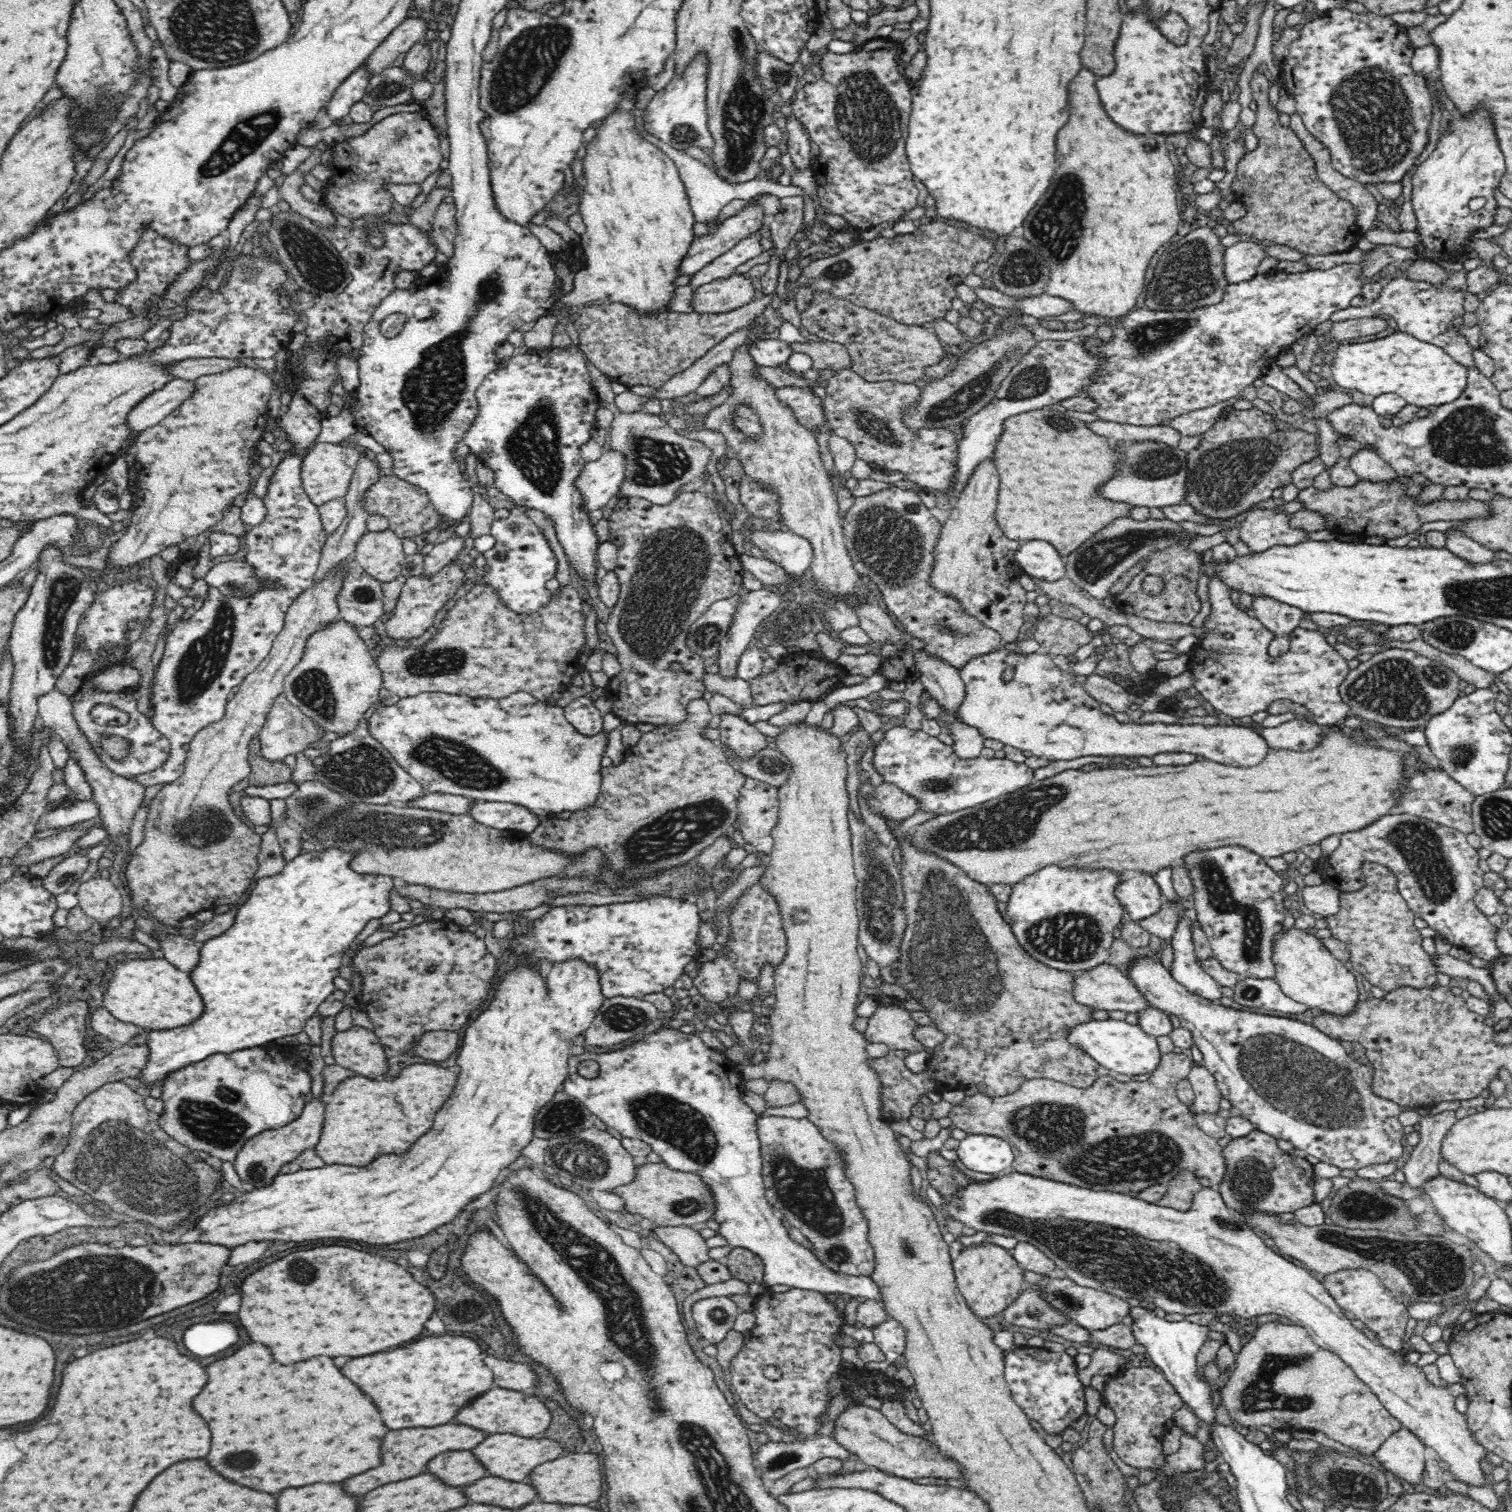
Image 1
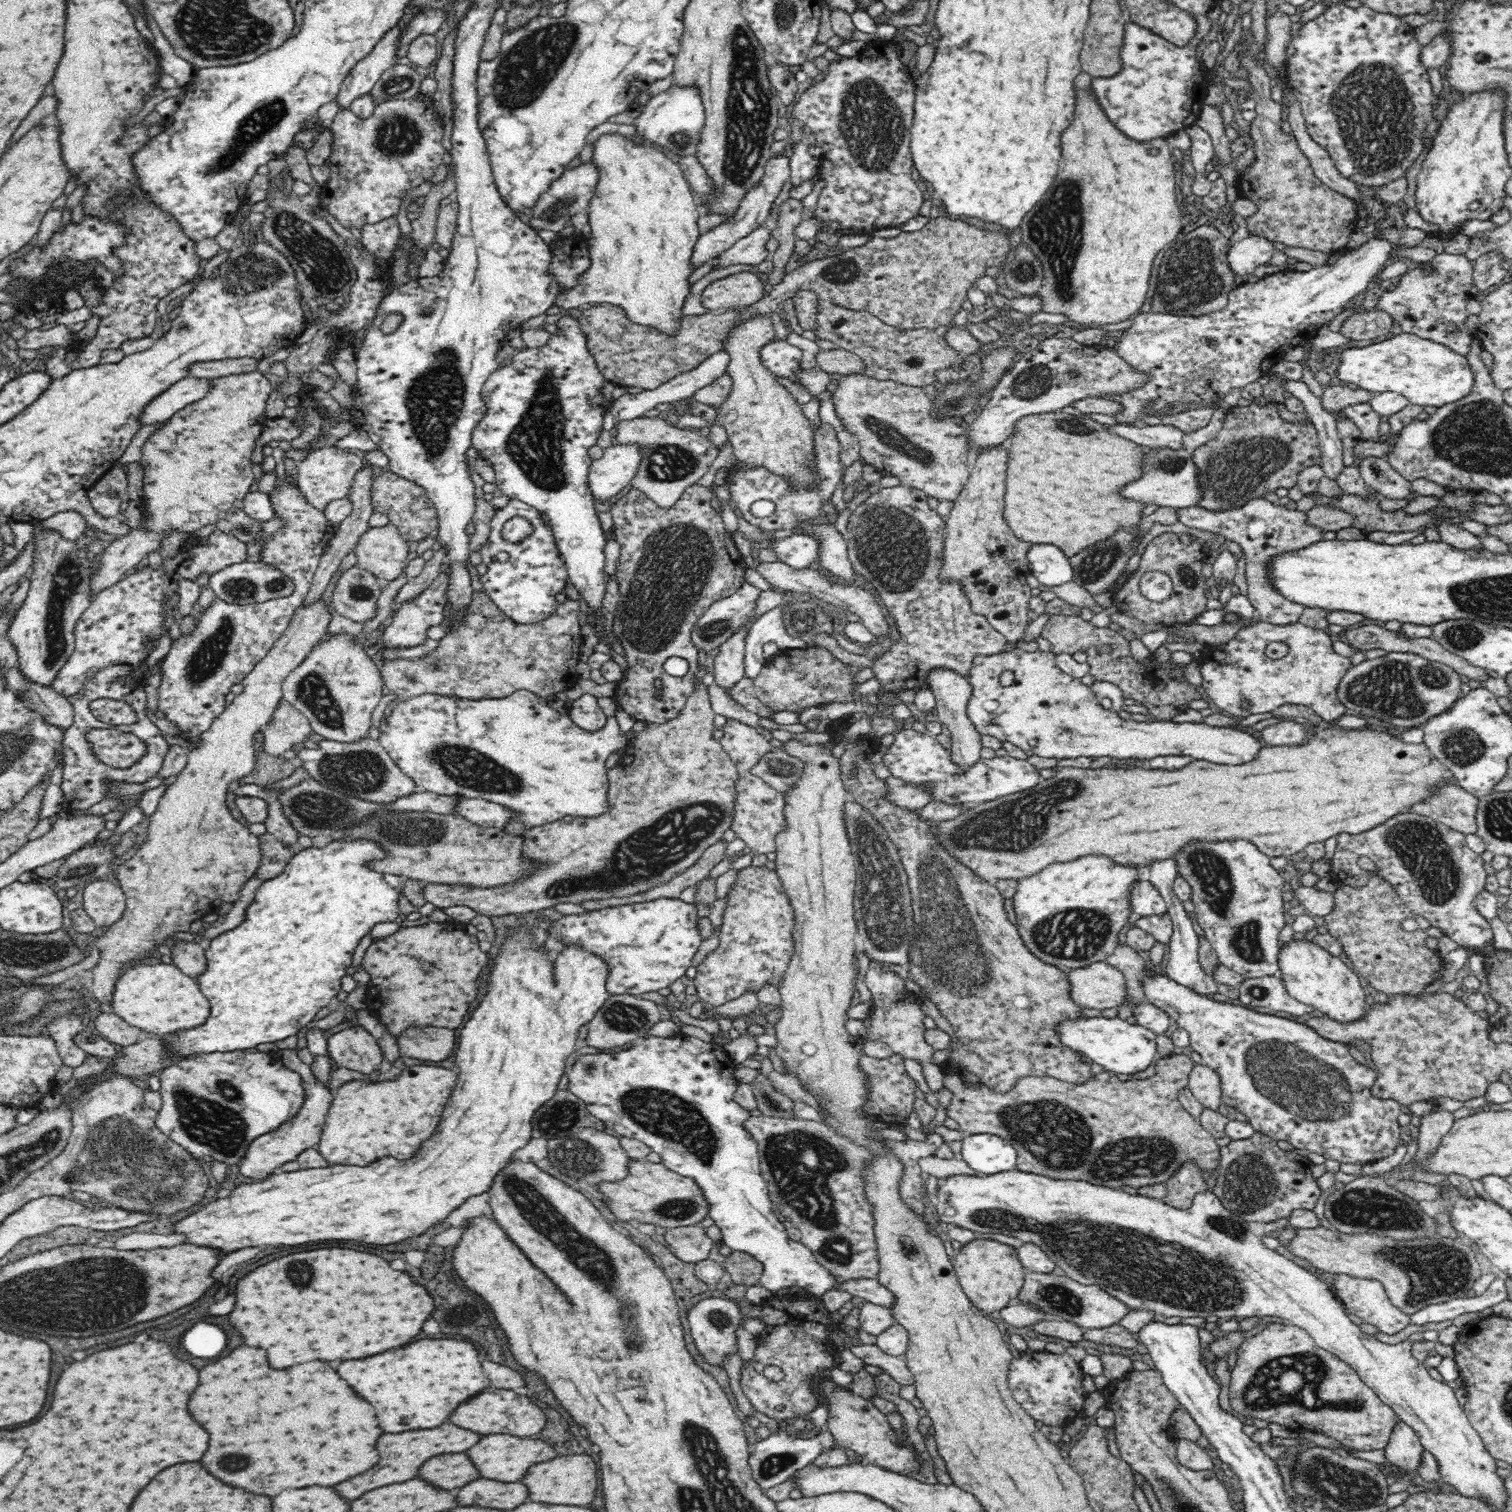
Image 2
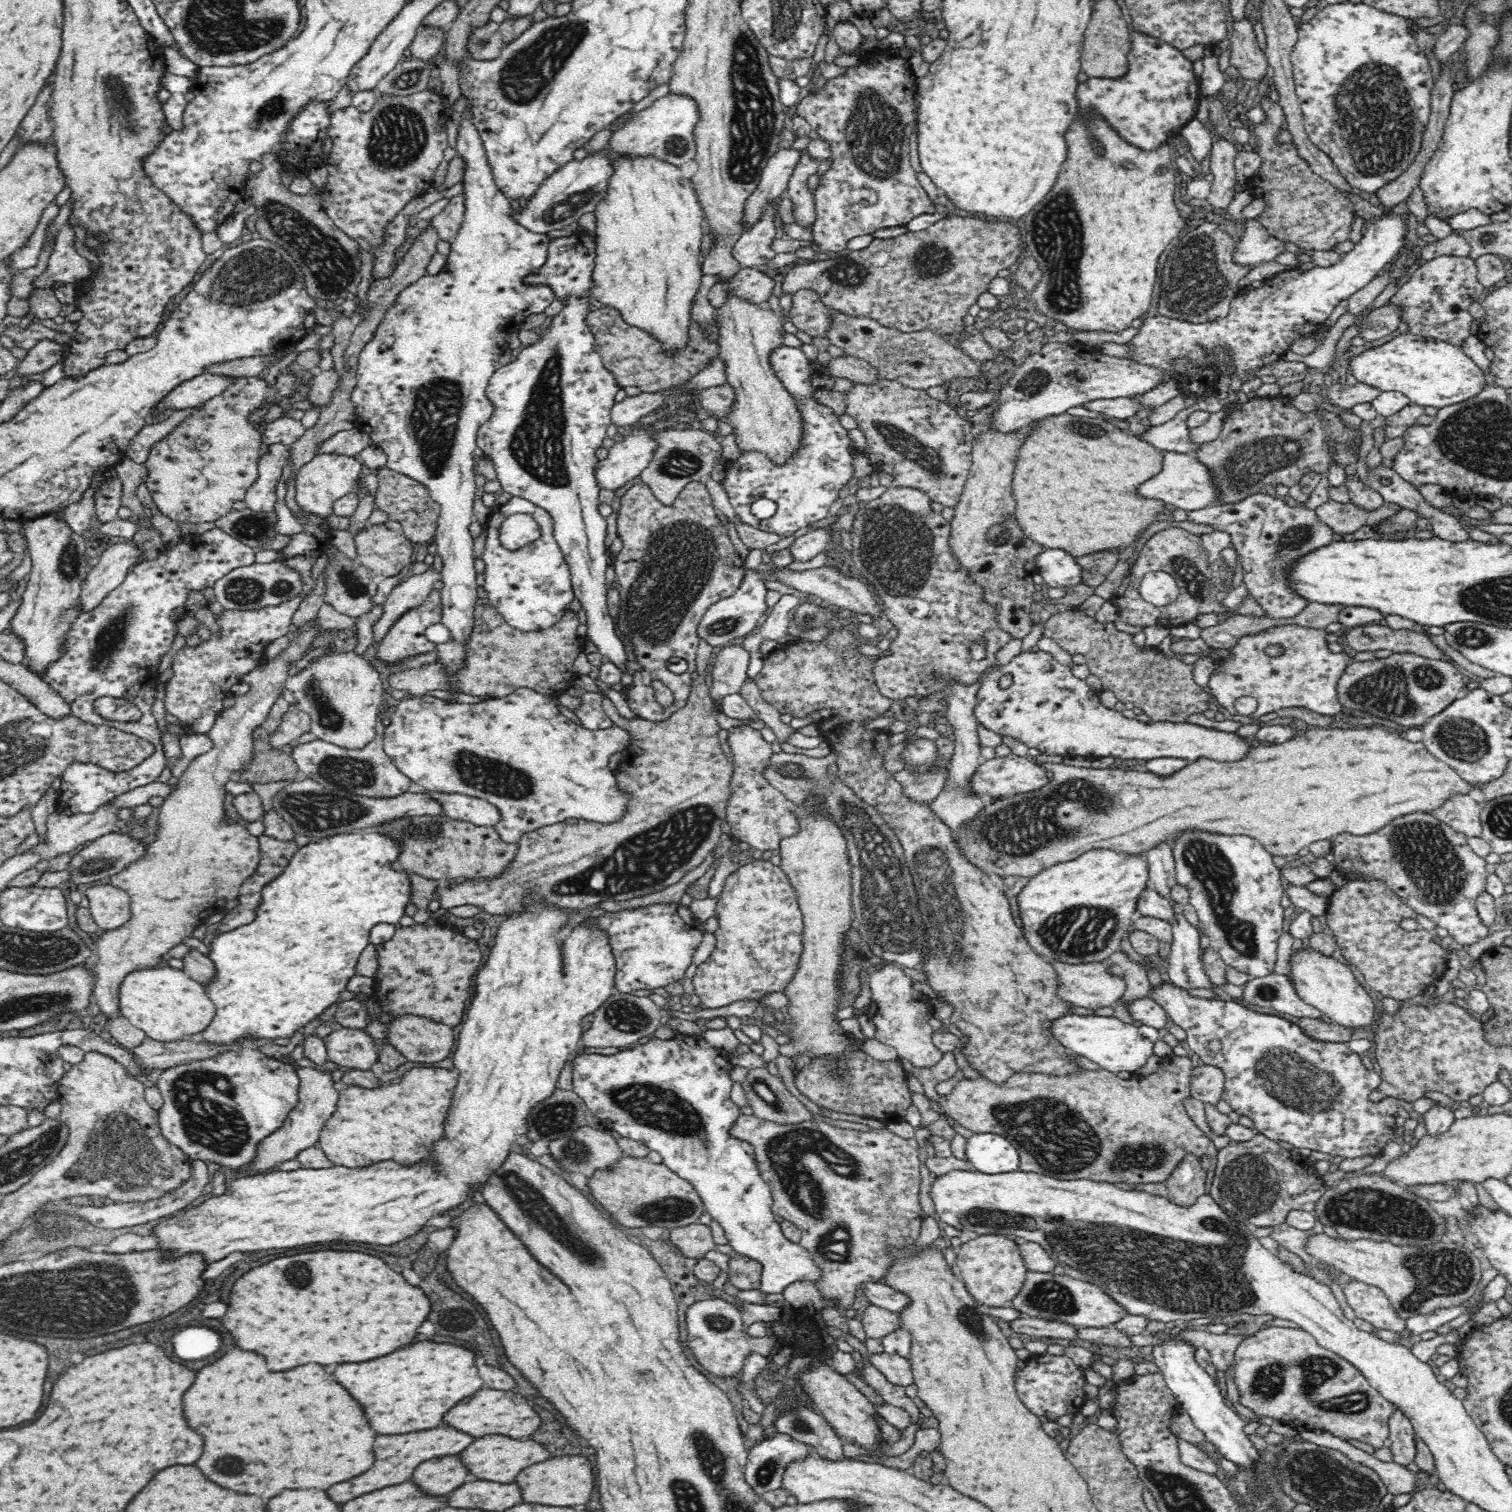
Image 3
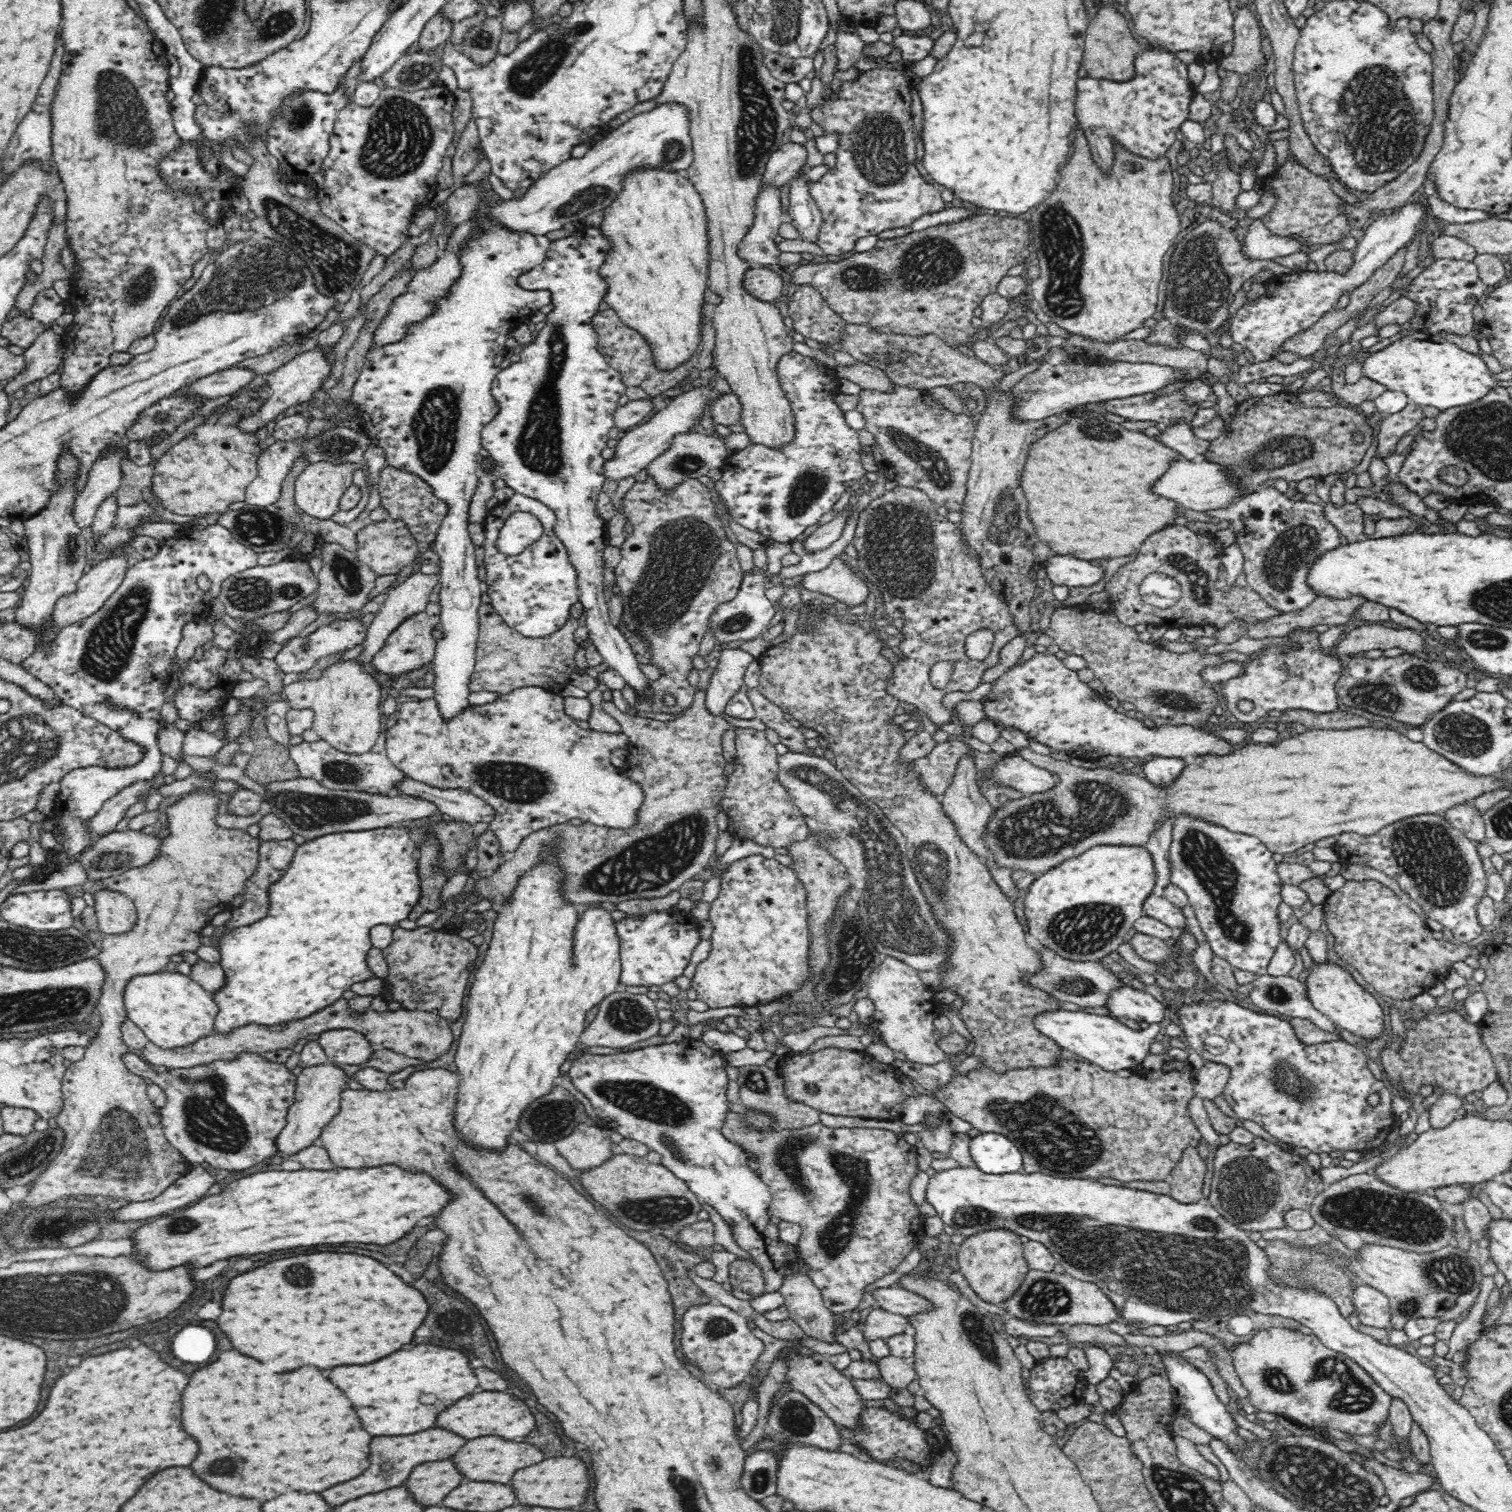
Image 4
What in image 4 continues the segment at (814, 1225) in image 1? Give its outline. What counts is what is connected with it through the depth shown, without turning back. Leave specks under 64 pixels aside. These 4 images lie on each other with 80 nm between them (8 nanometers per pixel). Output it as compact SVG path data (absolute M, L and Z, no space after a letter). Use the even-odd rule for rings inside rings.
M732 1111L726 1115L722 1134L731 1141L742 1146L749 1156L754 1160L754 1166L759 1173L759 1177L767 1184L767 1188L772 1195L772 1202L769 1206L769 1216L780 1218L781 1221L798 1224L801 1227L801 1238L797 1247L808 1265L808 1276L813 1283L820 1289L825 1307L835 1315L841 1316L855 1310L862 1296L864 1288L868 1284L874 1284L878 1278L895 1272L897 1266L909 1255L912 1248L916 1246L916 1238L920 1238L915 1233L923 1222L923 1215L918 1209L918 1205L911 1198L910 1184L912 1178L917 1174L918 1161L916 1160L916 1147L910 1144L902 1135L885 1129L863 1128L863 1127L839 1127L831 1128L821 1122L800 1126L800 1128L757 1128L749 1124L747 1116Z

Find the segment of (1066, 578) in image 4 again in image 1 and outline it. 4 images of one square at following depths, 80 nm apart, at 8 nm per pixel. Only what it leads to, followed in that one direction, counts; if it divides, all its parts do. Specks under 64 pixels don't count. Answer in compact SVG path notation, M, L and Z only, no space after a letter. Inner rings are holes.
M1022 540L1020 546L1014 552L1014 560L1018 566L1023 569L1024 574L1039 578L1040 580L1058 580L1066 574L1066 567L1064 567L1064 558L1058 555L1058 551L1054 549L1054 545L1042 540Z

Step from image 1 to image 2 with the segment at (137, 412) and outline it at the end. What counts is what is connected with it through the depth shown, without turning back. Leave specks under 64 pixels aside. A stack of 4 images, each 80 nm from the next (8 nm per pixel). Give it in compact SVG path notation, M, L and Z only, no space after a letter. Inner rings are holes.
M184 377L170 384L162 394L152 398L138 416L140 426L162 423L184 406L192 404L194 400L200 400L206 396L209 388L209 379Z

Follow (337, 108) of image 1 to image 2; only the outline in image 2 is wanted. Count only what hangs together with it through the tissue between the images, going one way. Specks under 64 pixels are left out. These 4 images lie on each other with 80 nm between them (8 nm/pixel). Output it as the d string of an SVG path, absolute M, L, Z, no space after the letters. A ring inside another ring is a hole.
M392 28L373 48L373 51L363 58L342 82L334 100L338 111L346 110L358 97L368 95L373 84L378 82L380 74L394 65L396 60L396 38L401 28Z

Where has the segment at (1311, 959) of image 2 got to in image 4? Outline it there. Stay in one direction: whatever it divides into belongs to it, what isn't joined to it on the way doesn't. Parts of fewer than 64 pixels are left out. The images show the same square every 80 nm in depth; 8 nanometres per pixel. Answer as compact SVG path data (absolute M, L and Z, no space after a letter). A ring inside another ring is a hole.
M1312 962L1305 976L1306 993L1316 1010L1325 1014L1334 1024L1364 1036L1365 1039L1376 1038L1384 1030L1384 1014L1376 998L1369 994L1354 980L1344 967L1336 963Z

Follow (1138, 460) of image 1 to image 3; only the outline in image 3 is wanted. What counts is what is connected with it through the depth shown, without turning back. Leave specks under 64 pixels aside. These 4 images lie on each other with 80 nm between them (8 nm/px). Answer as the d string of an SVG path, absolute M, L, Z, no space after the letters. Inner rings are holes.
M1159 450L1162 453L1162 470L1140 484L1138 494L1154 500L1162 500L1166 504L1182 510L1200 510L1213 505L1217 500L1216 487L1212 483L1212 473L1206 465L1196 460L1194 453L1180 454L1179 452L1168 452Z

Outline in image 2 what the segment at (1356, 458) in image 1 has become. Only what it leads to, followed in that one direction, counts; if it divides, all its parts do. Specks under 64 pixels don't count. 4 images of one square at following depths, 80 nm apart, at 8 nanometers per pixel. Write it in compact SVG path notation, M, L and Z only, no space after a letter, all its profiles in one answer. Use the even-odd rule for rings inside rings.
M1364 456L1356 467L1364 482L1386 498L1412 498L1411 481L1396 472L1386 458Z

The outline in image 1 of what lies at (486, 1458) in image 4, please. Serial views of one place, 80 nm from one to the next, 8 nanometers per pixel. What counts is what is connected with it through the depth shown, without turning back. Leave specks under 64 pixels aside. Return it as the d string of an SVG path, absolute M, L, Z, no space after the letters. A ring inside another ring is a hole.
M504 1434L504 1436L488 1436L472 1452L478 1456L478 1460L486 1466L486 1470L492 1476L500 1476L500 1478L506 1478L506 1480L522 1482L524 1478L528 1478L528 1474L538 1464L544 1464L548 1460L556 1460L562 1454L562 1446L556 1440L550 1440L550 1438L530 1438L530 1440L526 1440L522 1436Z

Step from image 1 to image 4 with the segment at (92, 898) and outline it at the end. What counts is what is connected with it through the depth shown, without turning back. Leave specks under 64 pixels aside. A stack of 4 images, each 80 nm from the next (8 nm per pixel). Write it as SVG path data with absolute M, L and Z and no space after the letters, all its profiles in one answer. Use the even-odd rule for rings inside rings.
M107 888L92 894L96 918L101 934L128 932L136 921L134 903L125 894Z

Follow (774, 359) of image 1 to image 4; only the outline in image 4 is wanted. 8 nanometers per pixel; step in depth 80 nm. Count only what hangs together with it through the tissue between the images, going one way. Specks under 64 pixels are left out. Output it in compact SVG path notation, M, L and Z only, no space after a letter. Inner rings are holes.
M790 350L778 360L777 375L793 408L796 429L794 440L779 451L760 444L736 451L723 463L722 477L715 482L715 488L738 524L760 532L775 542L789 543L808 526L816 524L826 512L834 509L842 492L859 485L867 472L860 463L865 448L858 441L858 433L846 424L844 413L832 401L832 396L839 393L836 383L838 378L833 370L822 366L812 357ZM765 507L770 507L768 514L763 512Z

